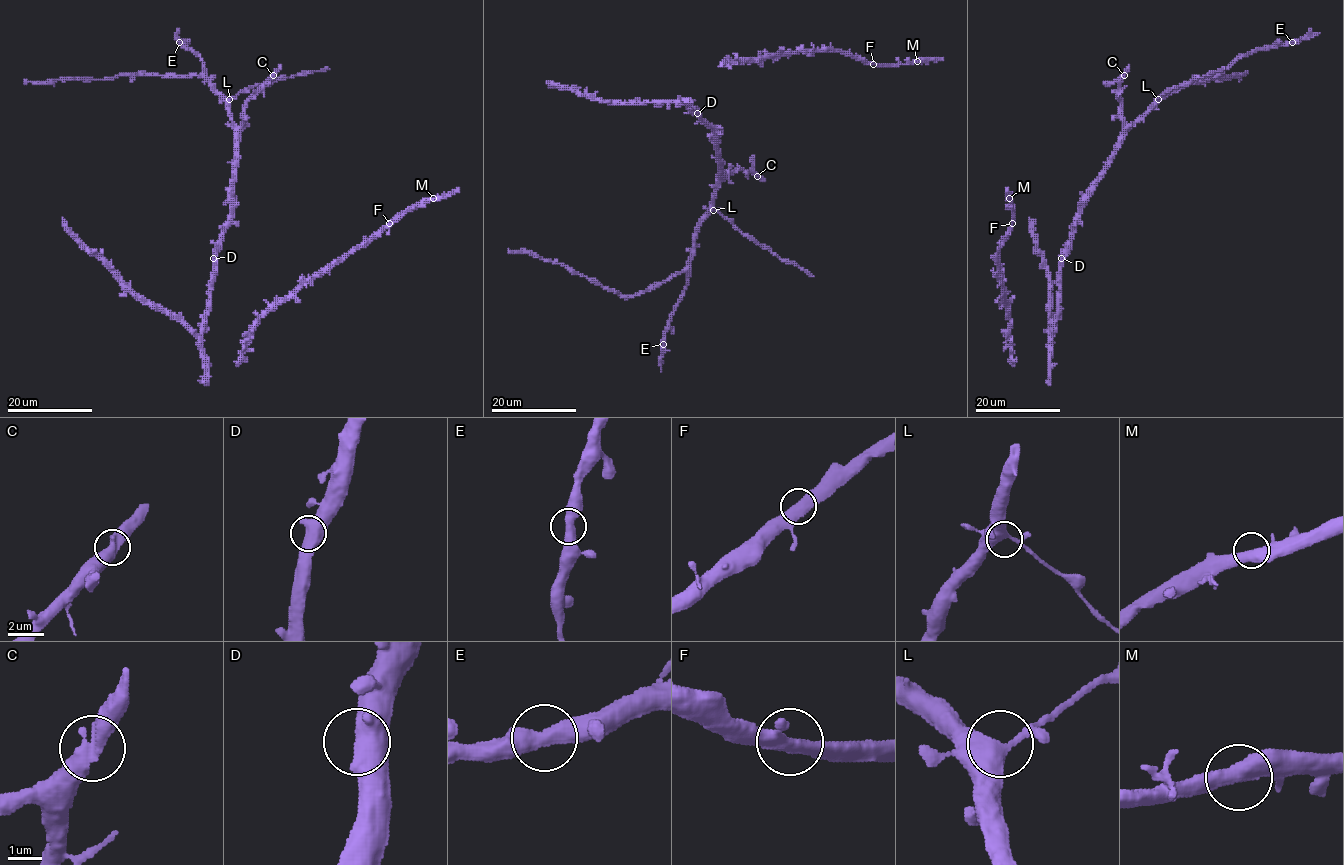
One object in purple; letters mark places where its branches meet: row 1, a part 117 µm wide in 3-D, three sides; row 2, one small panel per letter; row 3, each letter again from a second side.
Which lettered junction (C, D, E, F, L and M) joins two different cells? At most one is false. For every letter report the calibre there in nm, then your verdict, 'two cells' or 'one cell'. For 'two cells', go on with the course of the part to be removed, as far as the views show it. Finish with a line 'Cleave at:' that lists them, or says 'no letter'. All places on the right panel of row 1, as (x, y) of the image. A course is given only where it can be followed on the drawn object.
C: 500 nm thick; one cell
D: 550 nm thick; one cell
E: 500 nm thick; one cell
F: 500 nm thick; one cell
L: 480 nm thick; one cell
M: 500 nm thick; one cell
Cleave at: no letter

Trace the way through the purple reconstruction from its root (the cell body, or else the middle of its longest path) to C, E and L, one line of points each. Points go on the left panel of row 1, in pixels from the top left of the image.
C: (217, 259), (223, 226), (230, 211), (230, 180), (243, 107), (273, 75)
E: (217, 259), (223, 226), (230, 211), (235, 127), (229, 105), (206, 78), (204, 63), (178, 42)
L: (217, 259), (223, 226), (230, 211), (230, 180), (235, 160), (235, 126), (229, 99)

